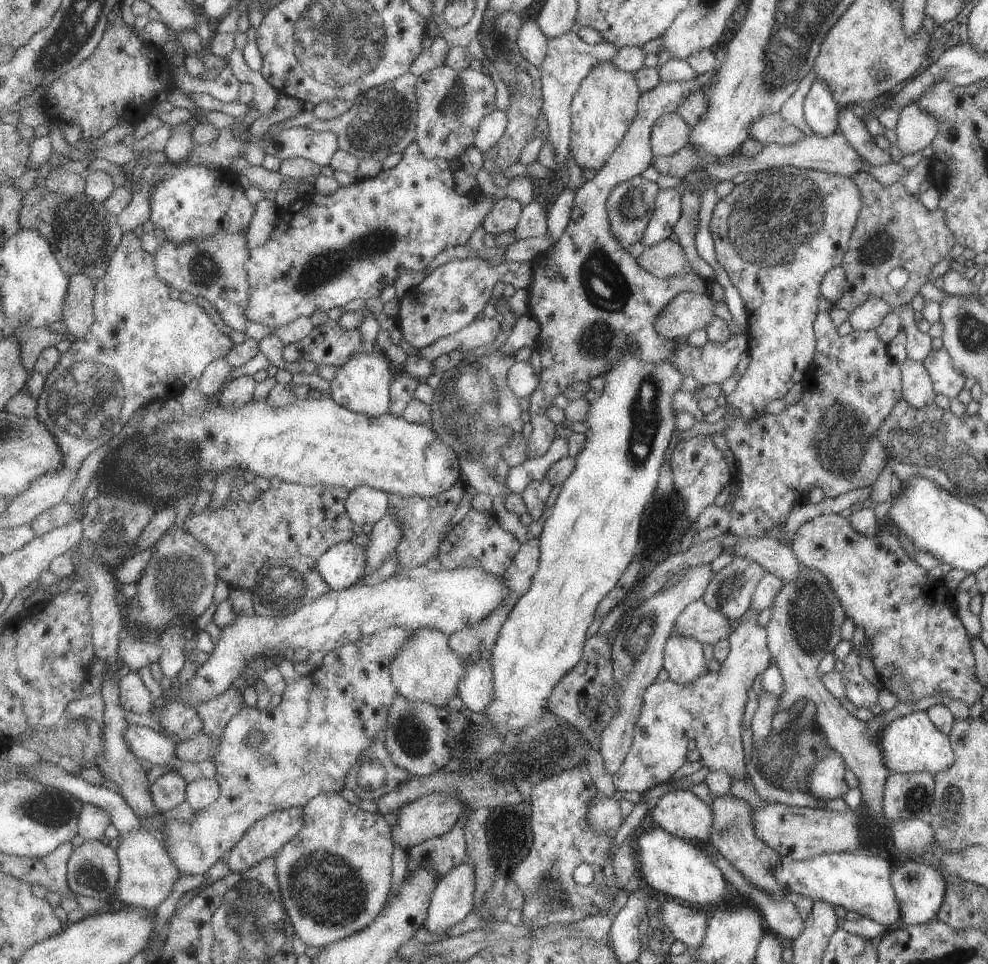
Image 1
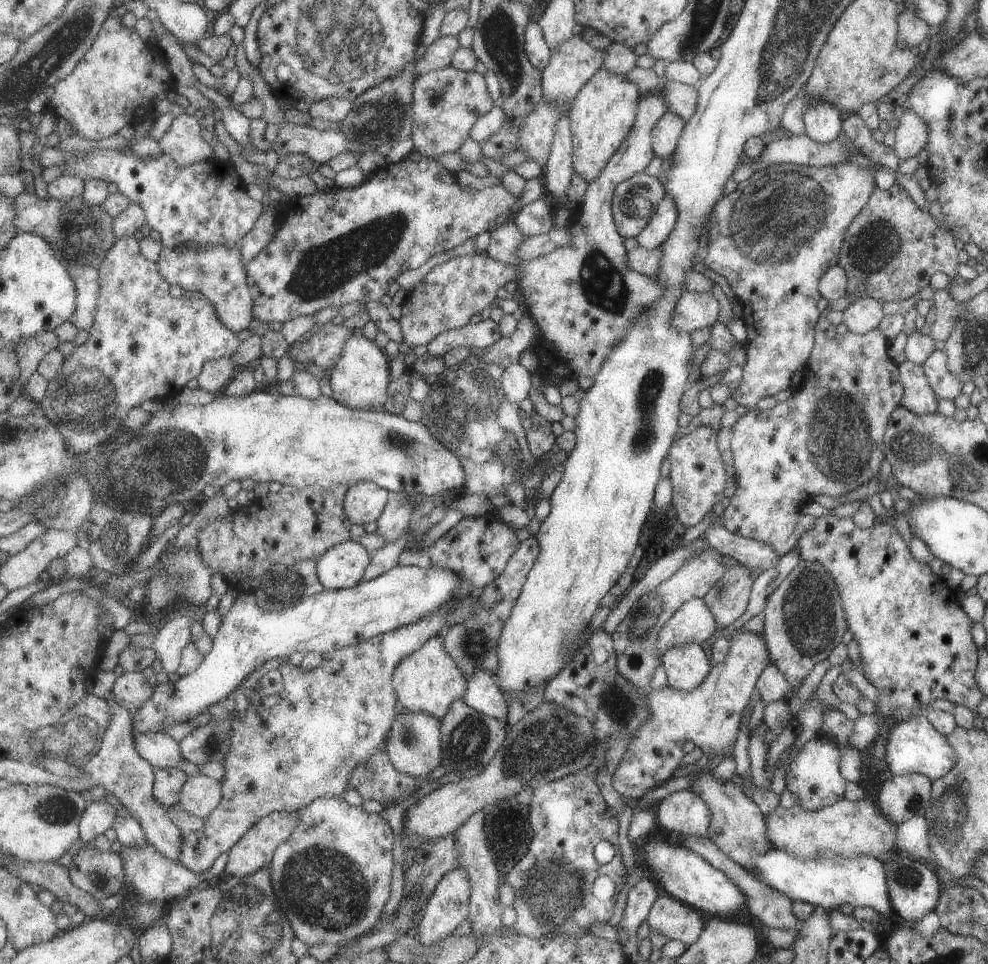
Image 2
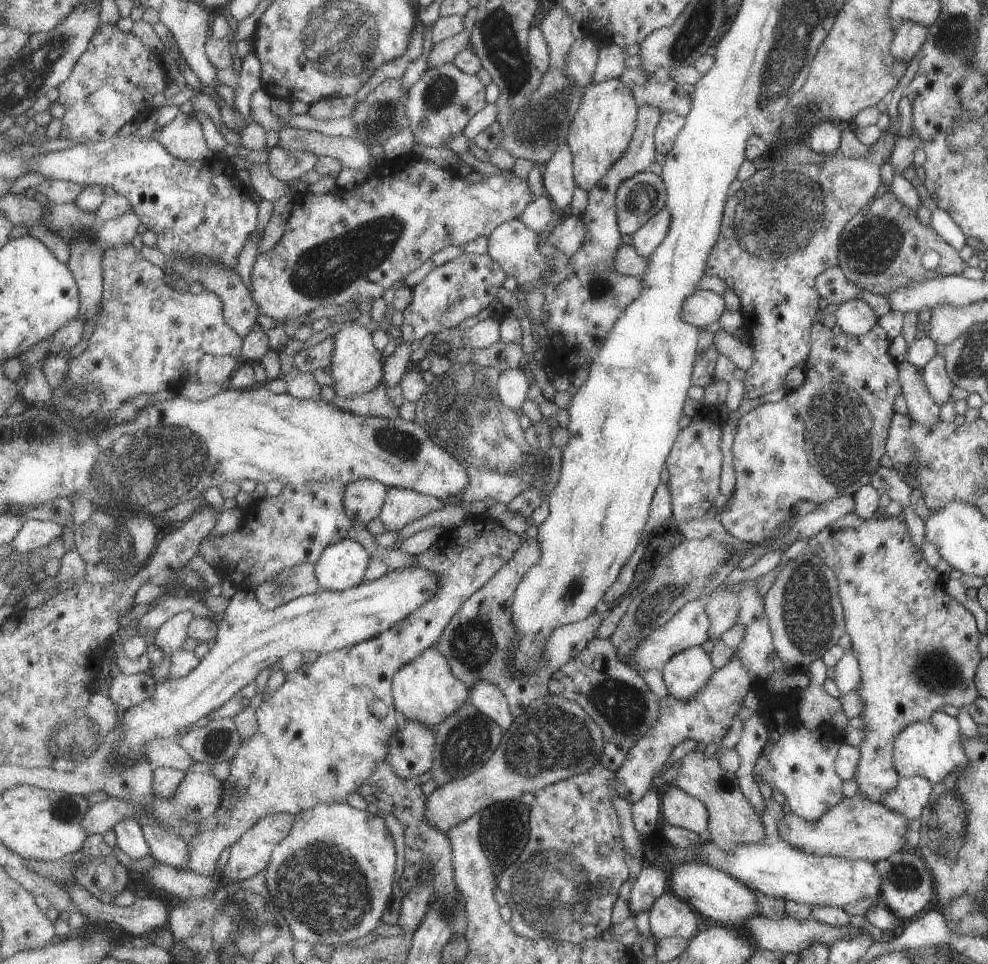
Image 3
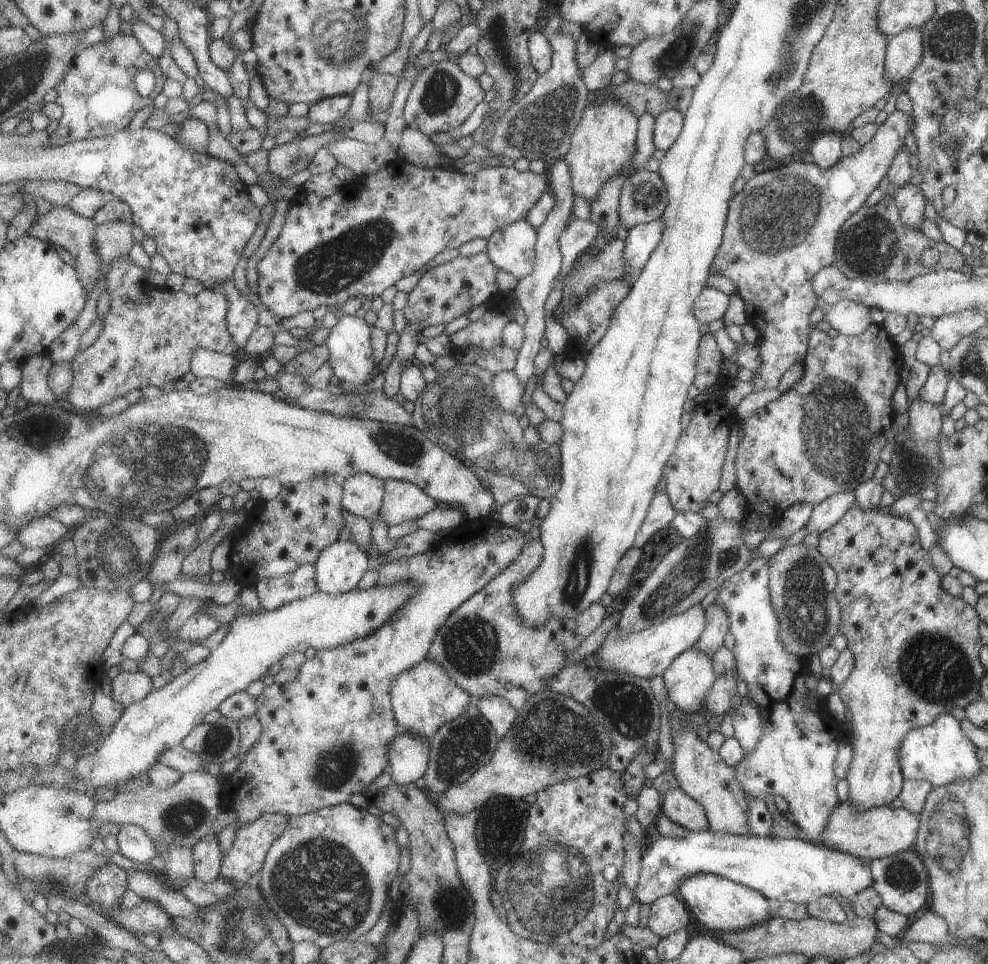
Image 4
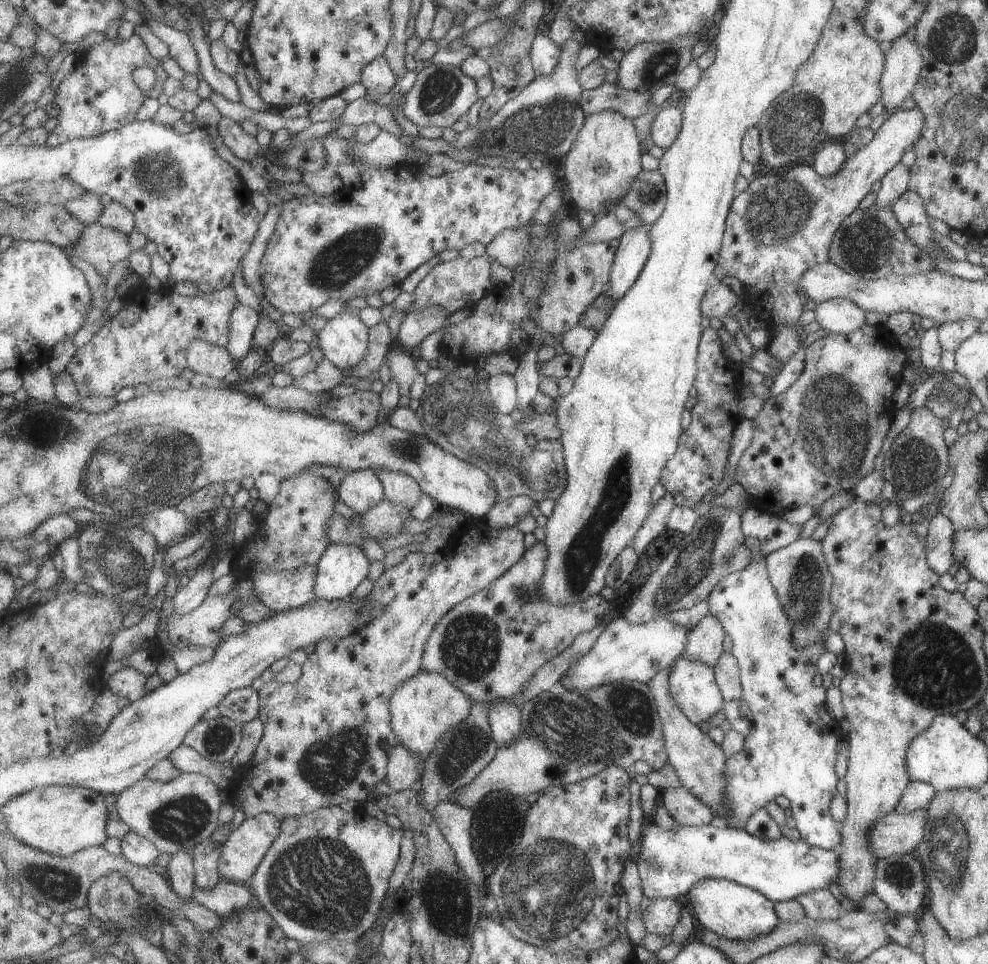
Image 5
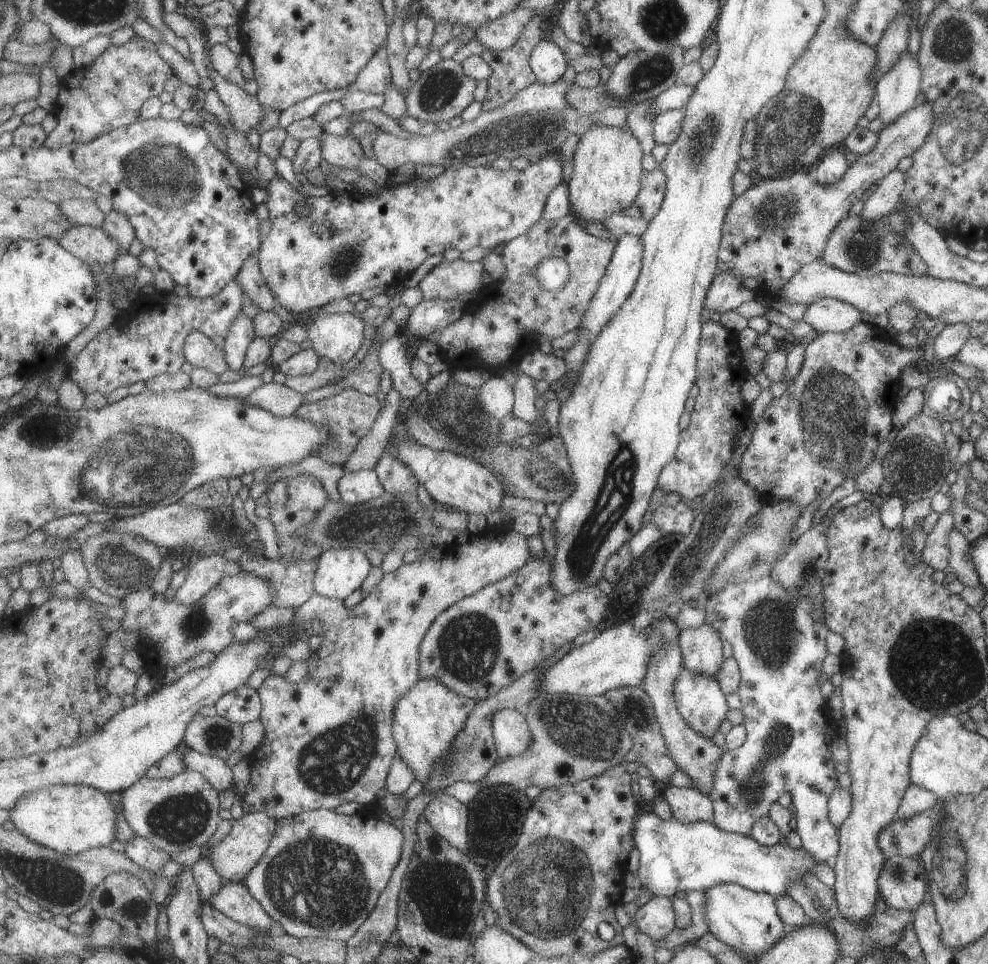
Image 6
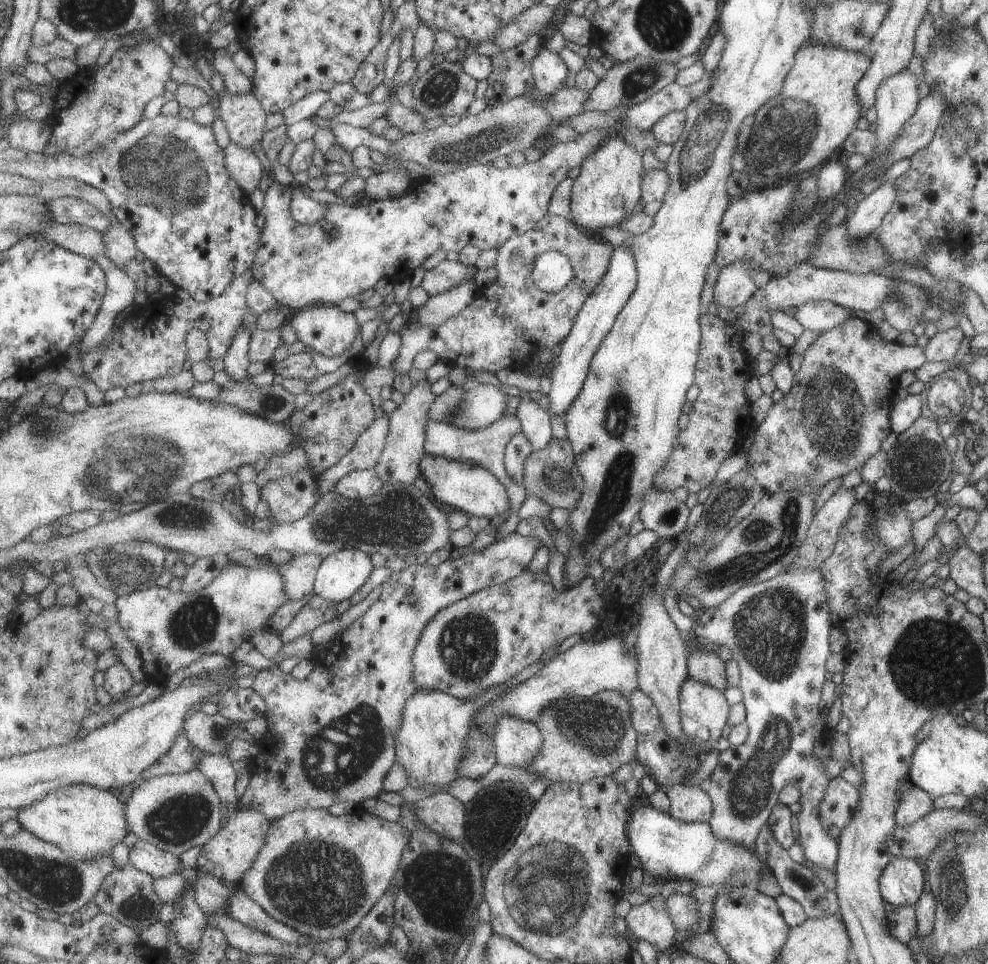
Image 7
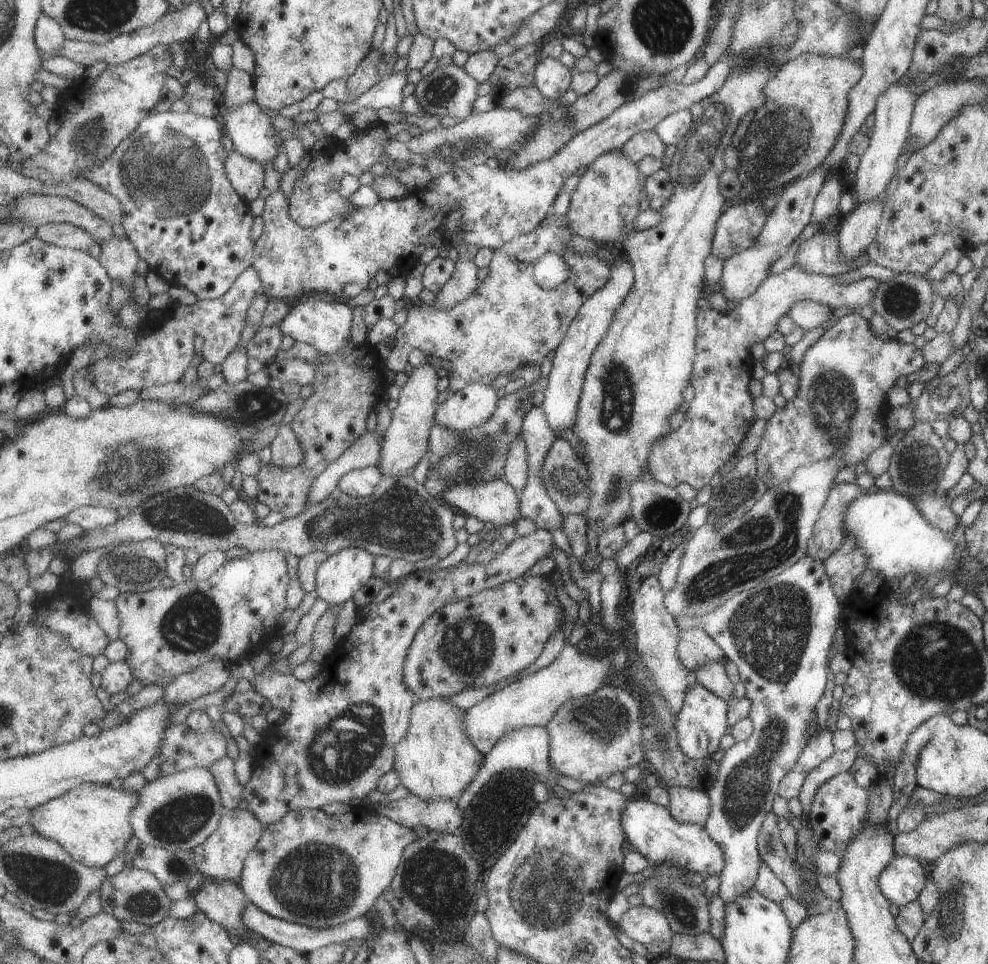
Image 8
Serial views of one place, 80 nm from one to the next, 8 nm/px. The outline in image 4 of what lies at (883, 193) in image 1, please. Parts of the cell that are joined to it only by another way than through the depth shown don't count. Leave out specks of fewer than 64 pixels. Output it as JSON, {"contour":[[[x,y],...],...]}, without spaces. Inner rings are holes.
{"contour":[[[884,193],[882,199],[872,206],[861,205],[847,221],[844,222],[834,250],[833,264],[850,279],[863,279],[871,284],[887,281],[908,281],[917,275],[924,275],[941,269],[959,271],[963,267],[963,256],[946,242],[928,239],[919,229],[914,229],[901,222],[900,210],[896,199]],[[932,248],[939,256],[932,268],[921,265],[920,256]]]}

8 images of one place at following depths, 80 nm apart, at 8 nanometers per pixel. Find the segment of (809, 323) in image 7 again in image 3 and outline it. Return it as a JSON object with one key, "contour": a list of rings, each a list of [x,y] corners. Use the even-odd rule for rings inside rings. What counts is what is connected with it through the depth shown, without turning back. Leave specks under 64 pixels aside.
{"contour":[[[855,298],[842,301],[828,310],[833,312],[836,324],[842,332],[850,335],[865,334],[877,320],[867,303]]]}

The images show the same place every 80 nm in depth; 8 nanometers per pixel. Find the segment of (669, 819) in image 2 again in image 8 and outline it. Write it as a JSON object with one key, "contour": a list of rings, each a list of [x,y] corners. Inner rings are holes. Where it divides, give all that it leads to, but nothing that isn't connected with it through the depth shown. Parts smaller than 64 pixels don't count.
{"contour":[[[668,787],[666,809],[678,823],[703,825],[708,820],[711,802],[707,788]]]}

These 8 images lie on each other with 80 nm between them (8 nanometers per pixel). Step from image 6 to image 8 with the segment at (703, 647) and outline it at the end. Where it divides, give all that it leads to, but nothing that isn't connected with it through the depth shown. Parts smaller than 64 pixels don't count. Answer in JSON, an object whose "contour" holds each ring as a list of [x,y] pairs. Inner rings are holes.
{"contour":[[[711,661],[703,666],[697,667],[690,675],[696,682],[712,691],[724,701],[733,700],[732,690],[734,684],[728,679],[724,665],[719,661]]]}

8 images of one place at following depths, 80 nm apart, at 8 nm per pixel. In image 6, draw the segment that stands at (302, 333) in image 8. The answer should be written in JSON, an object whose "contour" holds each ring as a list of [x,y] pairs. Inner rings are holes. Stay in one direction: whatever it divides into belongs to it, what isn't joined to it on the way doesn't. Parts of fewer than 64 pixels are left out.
{"contour":[[[311,312],[312,324],[307,326],[309,340],[317,354],[330,358],[337,365],[347,364],[365,342],[365,322],[359,314],[319,315]]]}

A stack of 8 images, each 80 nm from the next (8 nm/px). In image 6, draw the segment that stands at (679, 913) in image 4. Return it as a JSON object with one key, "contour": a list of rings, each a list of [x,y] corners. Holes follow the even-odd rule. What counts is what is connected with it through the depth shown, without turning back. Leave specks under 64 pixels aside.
{"contour":[[[651,896],[631,915],[639,932],[653,940],[664,938],[673,930],[673,902],[670,897]]]}

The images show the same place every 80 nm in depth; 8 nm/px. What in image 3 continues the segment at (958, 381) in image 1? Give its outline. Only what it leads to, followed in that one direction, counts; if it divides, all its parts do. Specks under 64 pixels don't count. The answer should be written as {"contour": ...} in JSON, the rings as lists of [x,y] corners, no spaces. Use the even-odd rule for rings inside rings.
{"contour":[[[935,353],[930,360],[922,366],[921,372],[922,381],[926,386],[928,396],[938,405],[945,403],[947,398],[949,398],[954,384],[944,369],[944,358],[942,355]]]}

